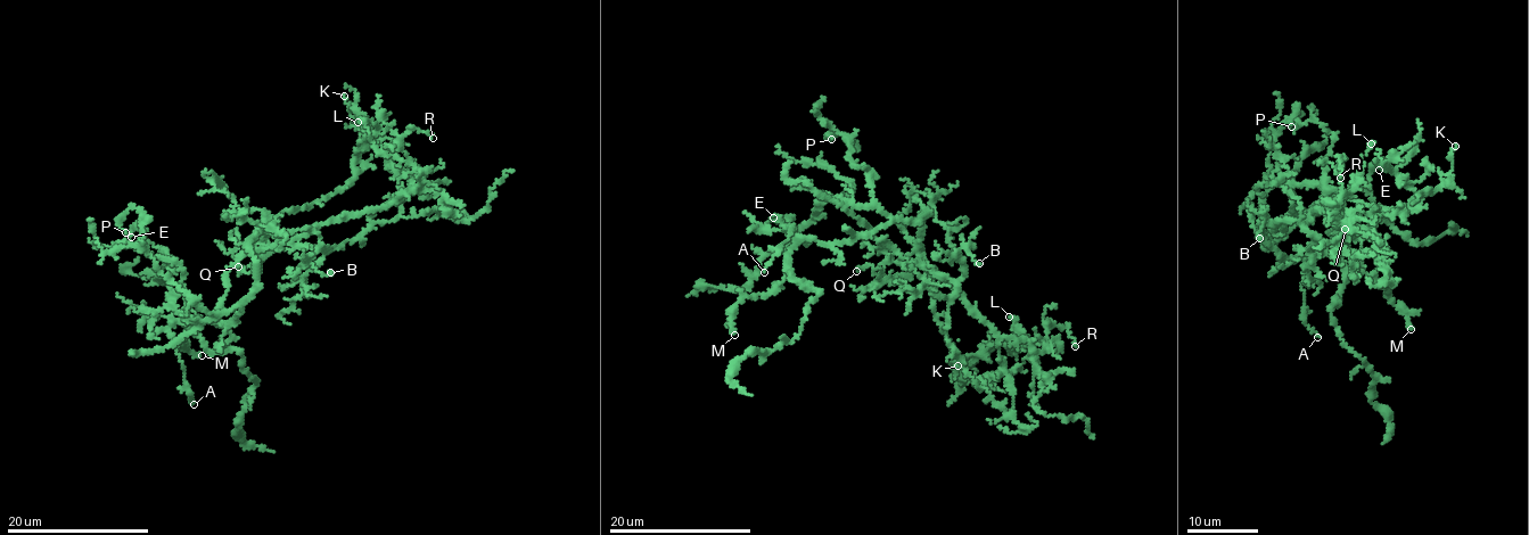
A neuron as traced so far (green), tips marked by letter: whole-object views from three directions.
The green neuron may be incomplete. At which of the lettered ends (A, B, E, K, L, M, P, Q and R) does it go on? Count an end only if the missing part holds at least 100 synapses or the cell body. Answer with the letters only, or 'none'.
none

